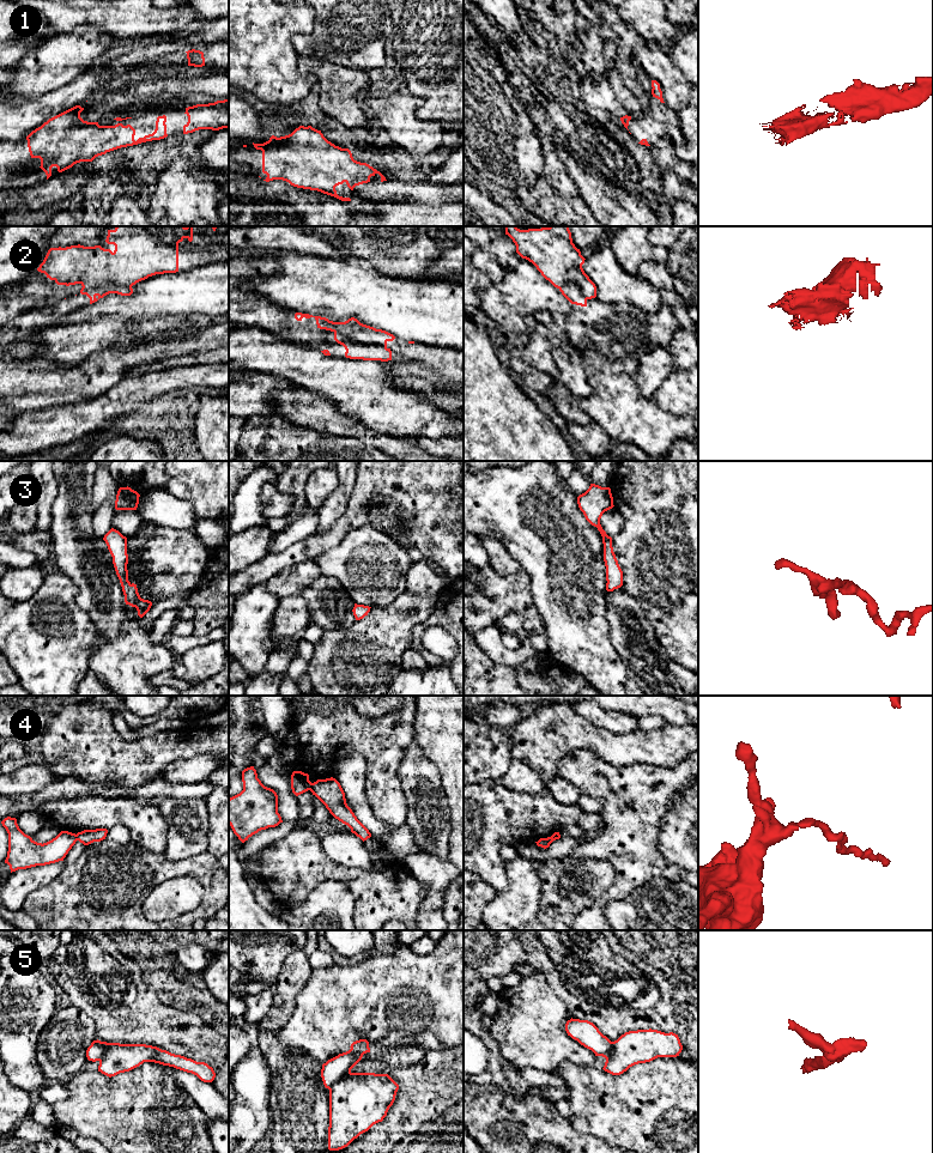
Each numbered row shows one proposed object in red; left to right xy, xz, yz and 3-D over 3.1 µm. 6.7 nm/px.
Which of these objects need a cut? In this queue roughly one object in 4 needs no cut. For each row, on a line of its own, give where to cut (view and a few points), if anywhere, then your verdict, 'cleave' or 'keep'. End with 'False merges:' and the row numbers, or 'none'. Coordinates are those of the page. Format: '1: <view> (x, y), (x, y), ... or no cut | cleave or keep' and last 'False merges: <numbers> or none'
1: no cut | keep
2: xz (334, 332), (341, 333), (356, 341), (377, 344), (386, 349) | cleave
3: no cut | keep
4: xz (313, 783), (309, 789) | cleave
5: xz (350, 1070), (329, 1090) | cleave
False merges: 2, 4, 5

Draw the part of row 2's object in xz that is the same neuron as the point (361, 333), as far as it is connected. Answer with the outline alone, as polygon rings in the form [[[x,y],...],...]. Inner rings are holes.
[[[334,322],[326,326],[325,329],[343,334],[344,336],[356,342],[378,345],[384,348],[387,348],[388,341],[393,341],[395,339],[393,334],[386,330],[376,329],[361,322],[356,324],[350,324],[349,322]]]

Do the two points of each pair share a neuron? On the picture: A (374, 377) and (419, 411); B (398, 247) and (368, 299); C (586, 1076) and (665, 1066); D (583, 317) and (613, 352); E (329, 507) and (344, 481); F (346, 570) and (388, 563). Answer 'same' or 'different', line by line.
A: same
B: different
C: same
D: same
E: same
F: same

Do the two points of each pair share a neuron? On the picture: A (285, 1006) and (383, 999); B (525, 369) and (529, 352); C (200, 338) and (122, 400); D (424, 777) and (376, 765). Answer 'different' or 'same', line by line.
A: different
B: different
C: different
D: different

